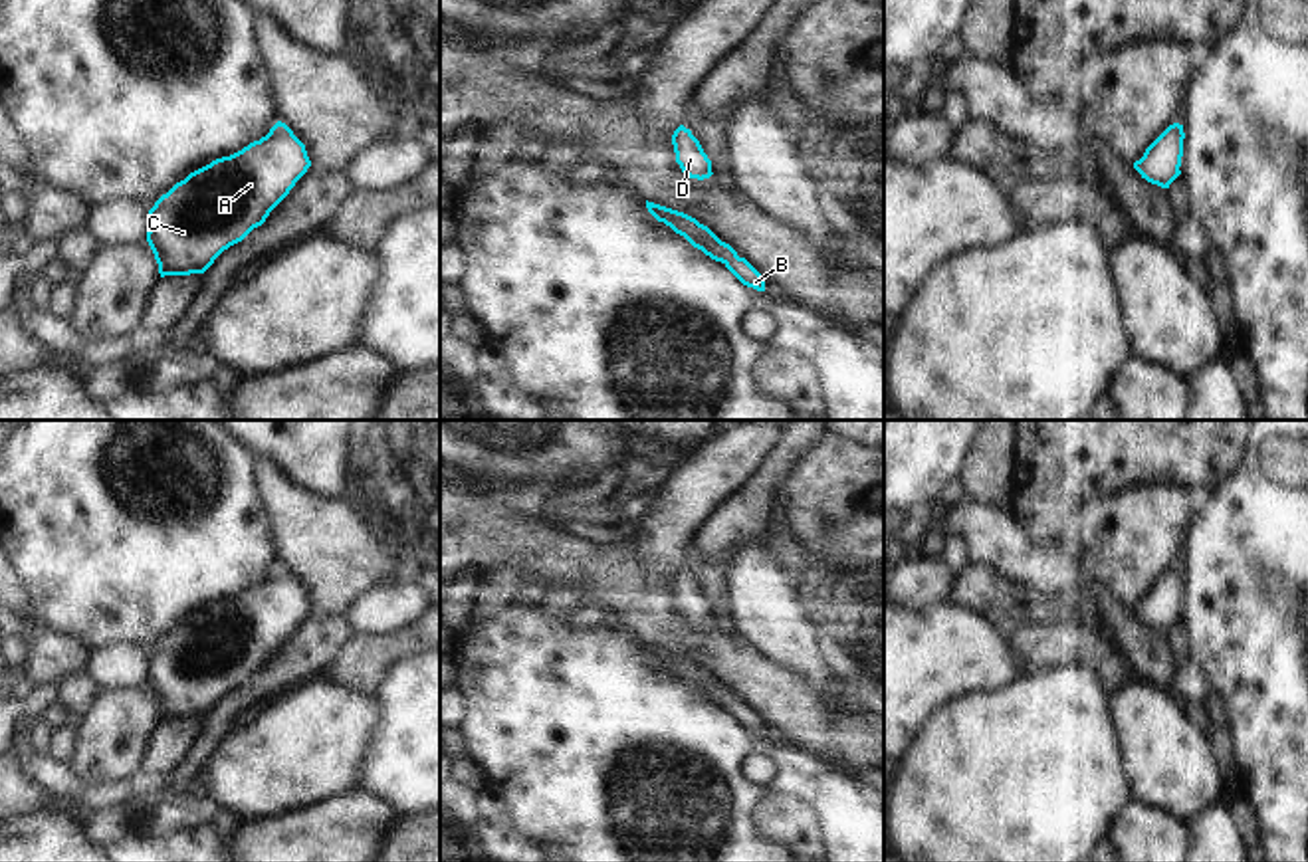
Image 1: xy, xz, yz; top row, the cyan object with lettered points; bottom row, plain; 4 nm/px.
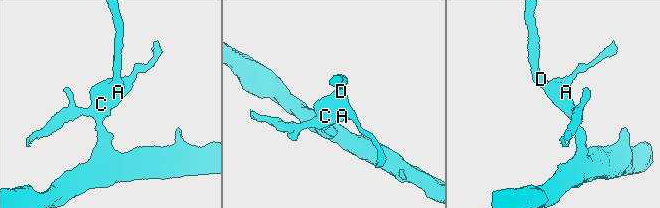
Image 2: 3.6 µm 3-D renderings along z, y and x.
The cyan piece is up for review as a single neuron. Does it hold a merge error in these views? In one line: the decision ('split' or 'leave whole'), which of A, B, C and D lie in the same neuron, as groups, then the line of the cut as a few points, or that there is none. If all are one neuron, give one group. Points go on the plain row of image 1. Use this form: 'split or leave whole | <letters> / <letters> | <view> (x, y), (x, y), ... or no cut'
leave whole | A B C D | no cut

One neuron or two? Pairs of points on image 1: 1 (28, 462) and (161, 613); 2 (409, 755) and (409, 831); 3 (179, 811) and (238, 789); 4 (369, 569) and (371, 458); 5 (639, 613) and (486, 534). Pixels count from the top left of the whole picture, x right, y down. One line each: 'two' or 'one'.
1: one
2: two
3: two
4: two
5: one

